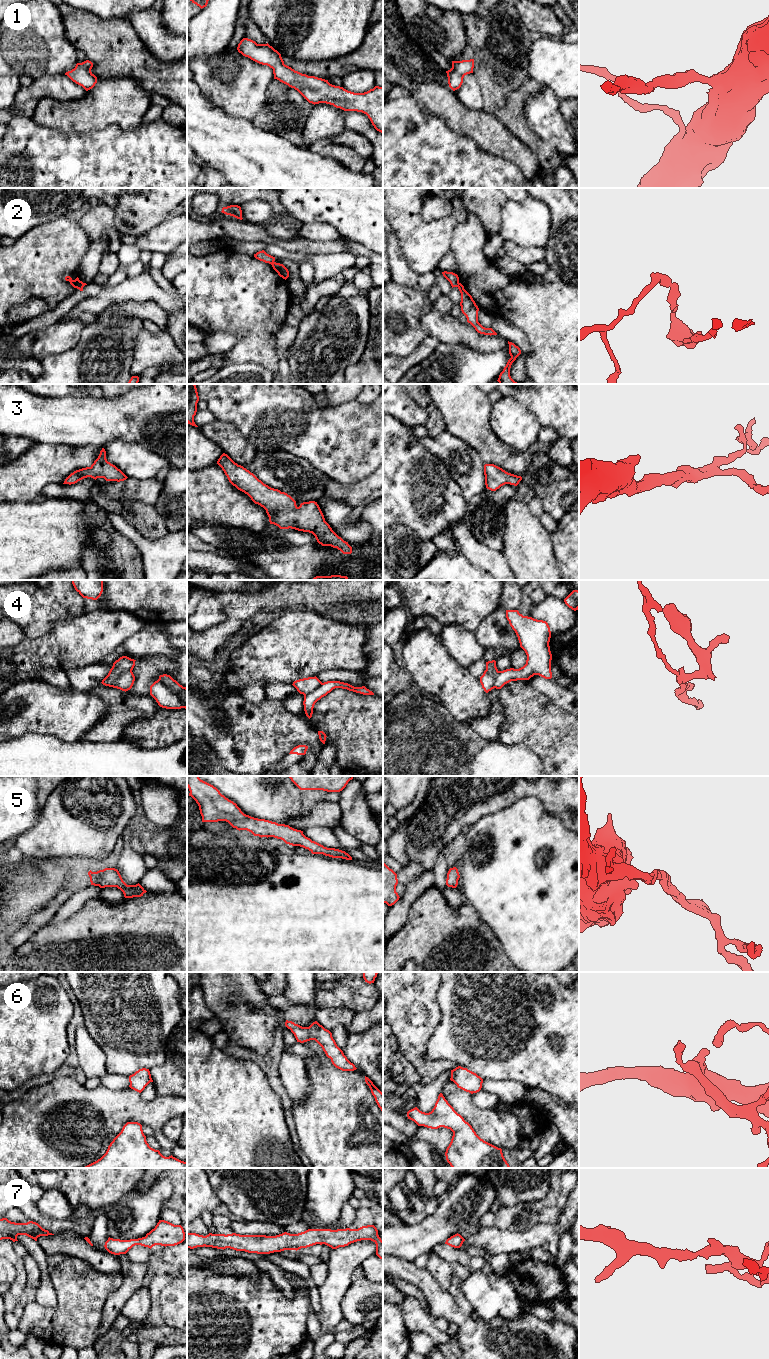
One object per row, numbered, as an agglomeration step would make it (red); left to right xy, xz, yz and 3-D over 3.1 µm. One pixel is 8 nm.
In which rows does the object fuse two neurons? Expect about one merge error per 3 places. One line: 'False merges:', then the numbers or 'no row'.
False merges: 2, 4

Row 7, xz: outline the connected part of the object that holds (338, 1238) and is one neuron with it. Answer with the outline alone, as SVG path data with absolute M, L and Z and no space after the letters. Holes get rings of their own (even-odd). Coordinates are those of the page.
M374 1225L362 1226L358 1229L308 1229L298 1234L284 1232L276 1236L212 1234L206 1236L187 1233L187 1248L212 1247L230 1248L248 1253L270 1254L284 1250L299 1250L316 1244L325 1244L332 1249L348 1246L351 1243L371 1240L376 1244L376 1255L383 1260L383 1241Z

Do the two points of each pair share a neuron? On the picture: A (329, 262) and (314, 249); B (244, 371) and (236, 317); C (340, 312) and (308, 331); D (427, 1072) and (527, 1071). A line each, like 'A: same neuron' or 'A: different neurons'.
A: different neurons
B: different neurons
C: same neuron
D: different neurons

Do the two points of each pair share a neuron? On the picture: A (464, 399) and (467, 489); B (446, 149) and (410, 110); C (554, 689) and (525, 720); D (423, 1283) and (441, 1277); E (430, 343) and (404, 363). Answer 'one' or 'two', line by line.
A: two
B: one
C: two
D: two
E: one

